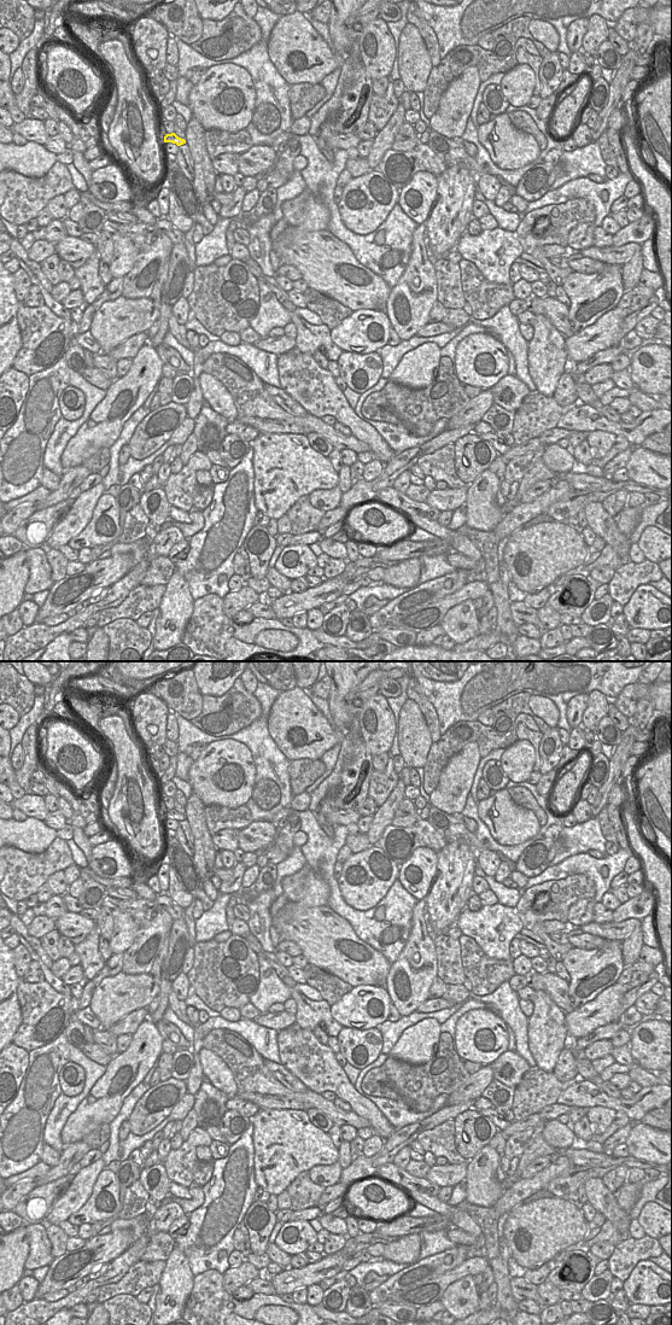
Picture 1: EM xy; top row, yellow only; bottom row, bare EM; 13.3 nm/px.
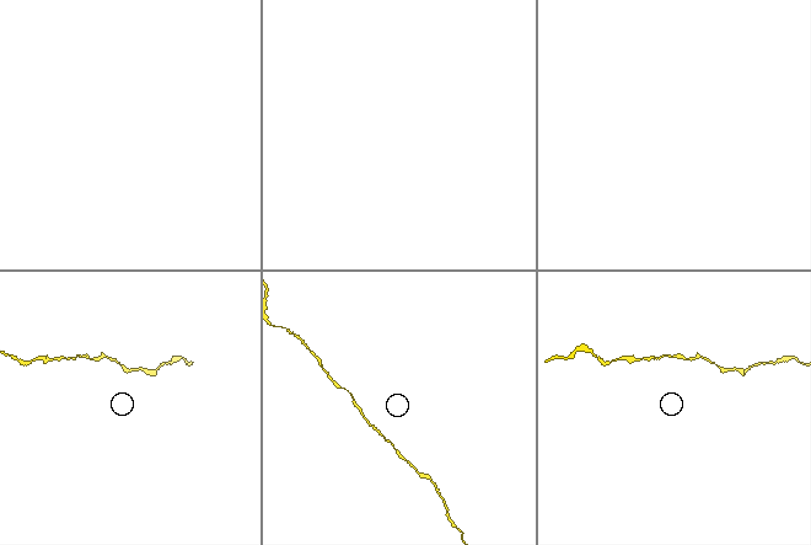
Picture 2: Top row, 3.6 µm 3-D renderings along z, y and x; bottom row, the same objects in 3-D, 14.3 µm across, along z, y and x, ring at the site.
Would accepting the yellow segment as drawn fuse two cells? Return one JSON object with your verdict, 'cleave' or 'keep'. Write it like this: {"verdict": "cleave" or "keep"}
{"verdict": "keep"}

